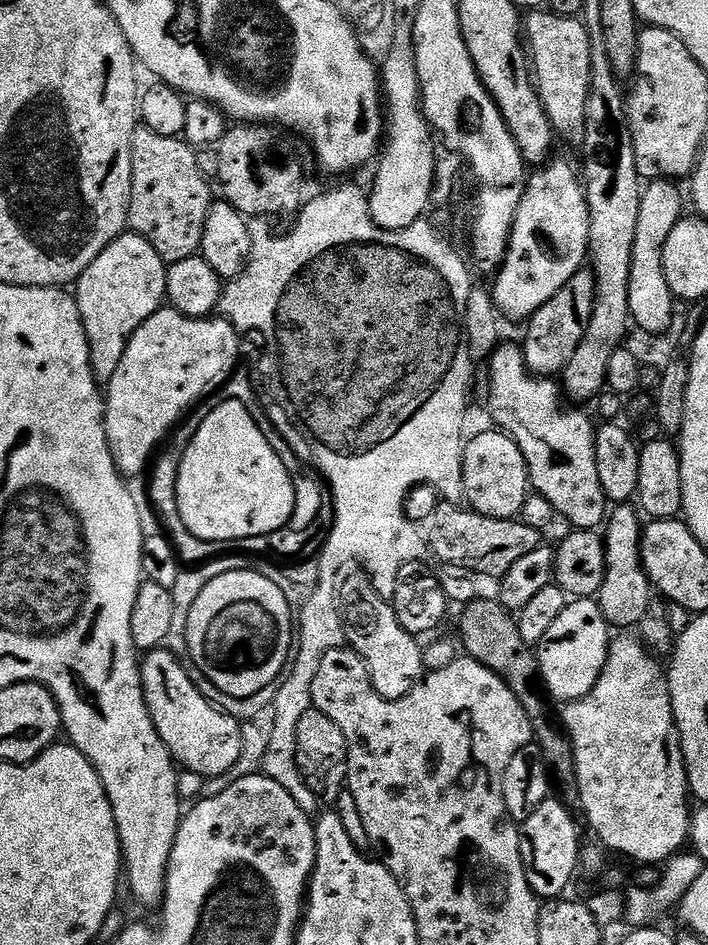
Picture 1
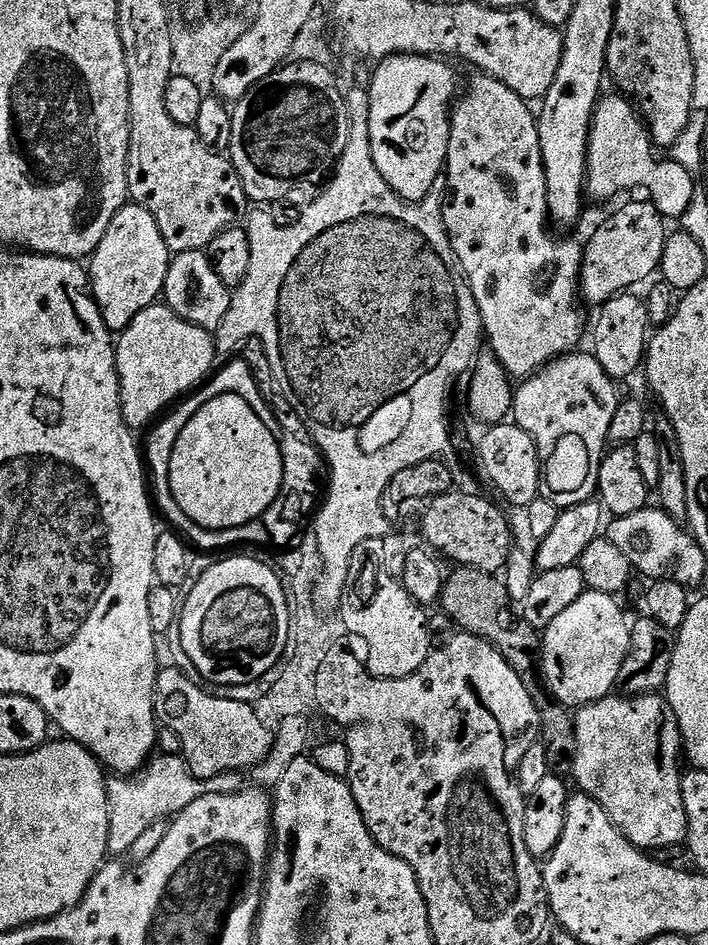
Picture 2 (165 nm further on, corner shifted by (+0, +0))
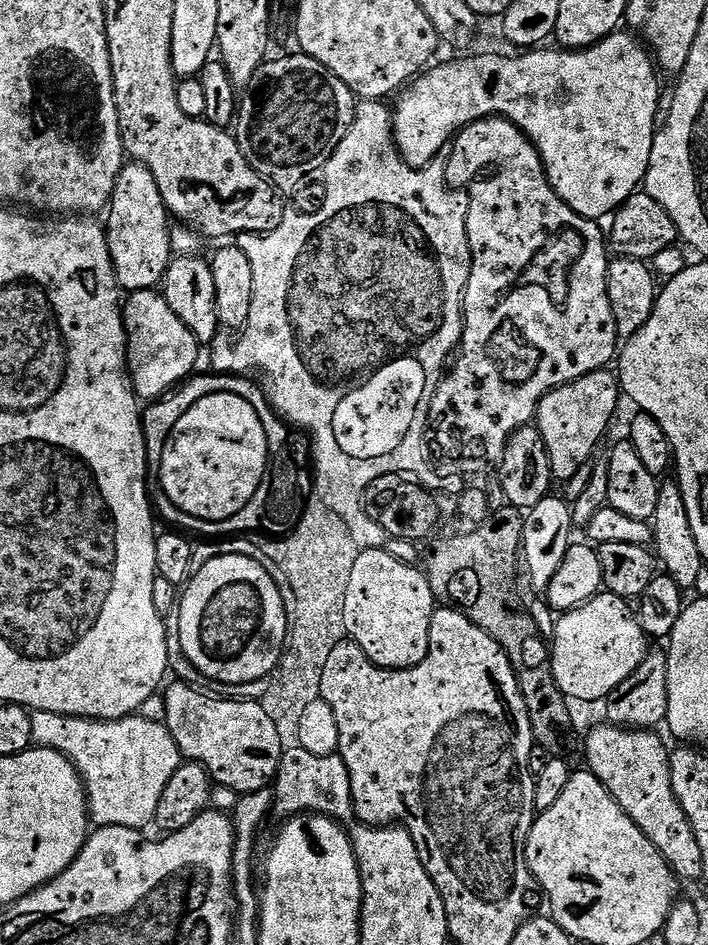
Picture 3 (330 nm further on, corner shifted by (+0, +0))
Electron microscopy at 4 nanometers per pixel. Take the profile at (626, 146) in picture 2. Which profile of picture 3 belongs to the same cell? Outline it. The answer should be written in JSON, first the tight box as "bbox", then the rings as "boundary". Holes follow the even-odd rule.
{"bbox":[392,30,660,222],"boundary":[[[628,30],[614,31],[605,40],[599,40],[594,46],[583,50],[557,50],[555,47],[552,47],[553,49],[548,47],[540,46],[535,50],[516,54],[520,56],[468,56],[465,60],[452,60],[449,64],[440,65],[437,63],[435,66],[421,71],[420,75],[399,93],[400,101],[394,104],[392,133],[401,158],[412,168],[427,168],[437,159],[436,155],[440,151],[443,153],[449,147],[450,141],[460,129],[468,124],[478,122],[485,116],[503,116],[505,120],[518,126],[518,130],[522,130],[528,135],[528,140],[538,150],[538,154],[542,158],[544,173],[550,186],[556,191],[558,198],[562,198],[562,202],[566,202],[566,206],[570,206],[570,210],[574,210],[587,220],[597,222],[603,221],[603,216],[611,217],[616,209],[621,208],[630,197],[636,195],[644,183],[644,175],[650,166],[650,150],[654,146],[654,138],[658,131],[656,115],[660,112],[660,80],[656,77],[657,65],[647,47]]]}

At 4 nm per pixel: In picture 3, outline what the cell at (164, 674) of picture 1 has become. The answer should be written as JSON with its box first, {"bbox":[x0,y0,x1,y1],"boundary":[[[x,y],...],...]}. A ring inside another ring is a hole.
{"bbox":[162,683,286,794],"boundary":[[[169,683],[162,692],[166,704],[164,723],[181,757],[200,764],[219,787],[233,788],[237,794],[269,787],[286,751],[286,744],[280,741],[281,725],[272,721],[272,715],[254,700],[217,699],[199,687],[175,683]]]}

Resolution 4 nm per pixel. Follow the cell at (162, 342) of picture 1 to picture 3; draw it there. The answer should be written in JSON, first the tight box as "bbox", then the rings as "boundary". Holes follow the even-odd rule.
{"bbox":[122,291,202,401],"boundary":[[[159,291],[131,293],[123,301],[122,311],[124,328],[128,331],[128,370],[132,378],[132,387],[136,389],[137,397],[141,401],[157,401],[193,375],[192,367],[202,352],[202,346],[196,341],[192,331],[184,325],[182,318],[178,318],[178,314],[170,310],[166,298]]]}

